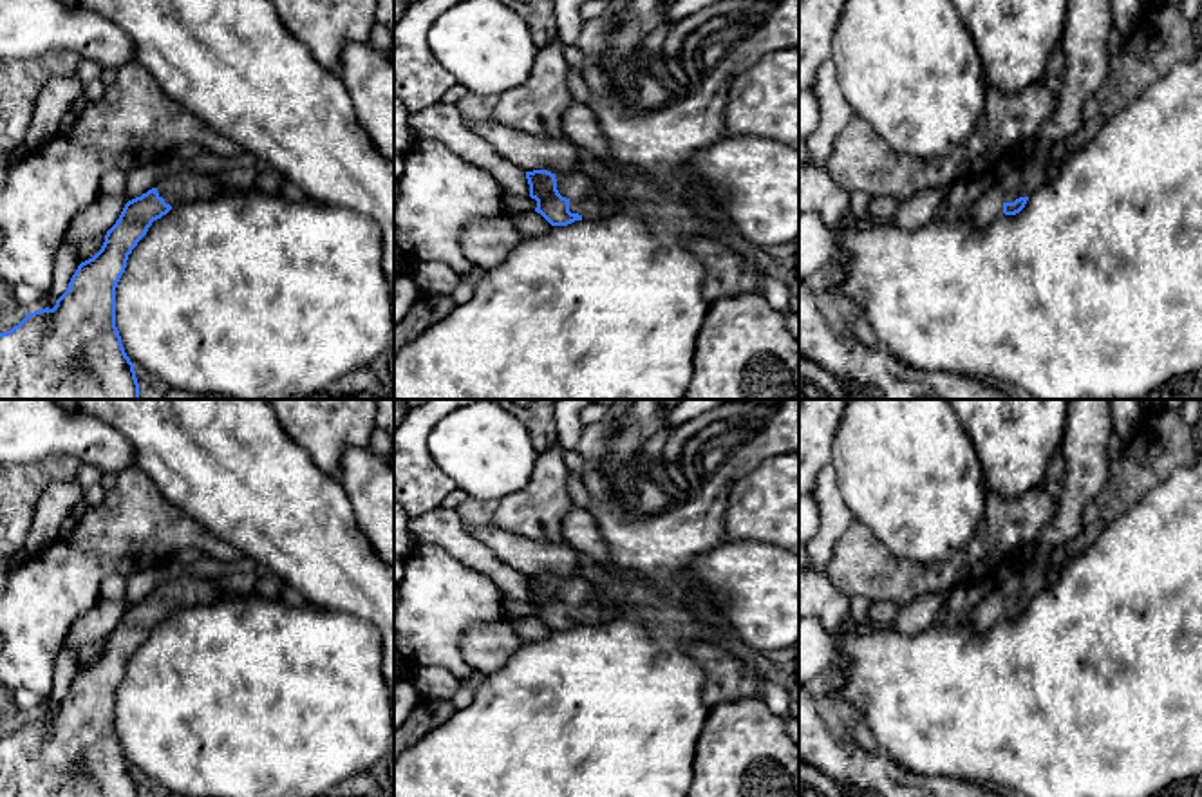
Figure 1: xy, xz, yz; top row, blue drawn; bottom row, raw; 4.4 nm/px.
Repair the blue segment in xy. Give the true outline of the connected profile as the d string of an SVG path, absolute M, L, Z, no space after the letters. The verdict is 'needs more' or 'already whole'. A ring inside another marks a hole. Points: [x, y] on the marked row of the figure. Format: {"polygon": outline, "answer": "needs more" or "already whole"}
{"polygon": "M172 163L155 188L128 201L107 231L101 249L78 266L56 305L29 313L11 331L0 333L0 399L139 399L134 363L116 327L117 282L128 255L154 220L166 215L174 204L188 204L222 192L226 190L215 173Z", "answer": "needs more"}

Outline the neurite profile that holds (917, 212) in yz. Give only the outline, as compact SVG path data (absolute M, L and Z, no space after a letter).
M949 188L920 190L913 199L900 204L891 220L904 231L915 231L929 224L934 213L945 206Z

